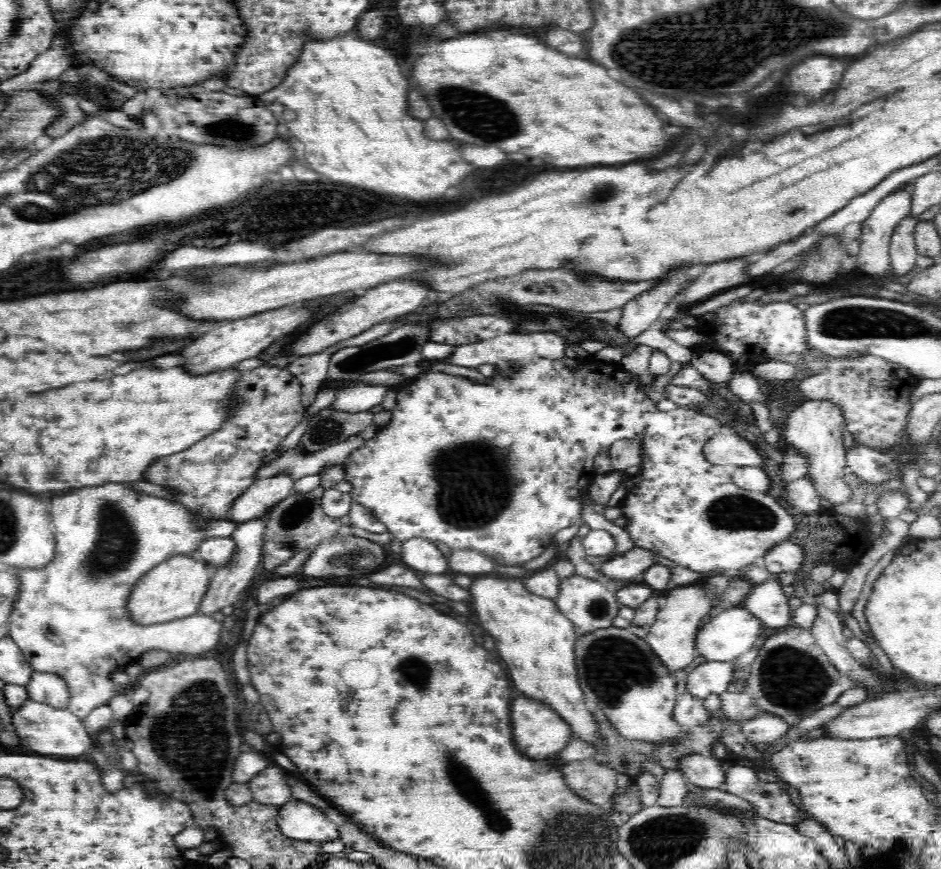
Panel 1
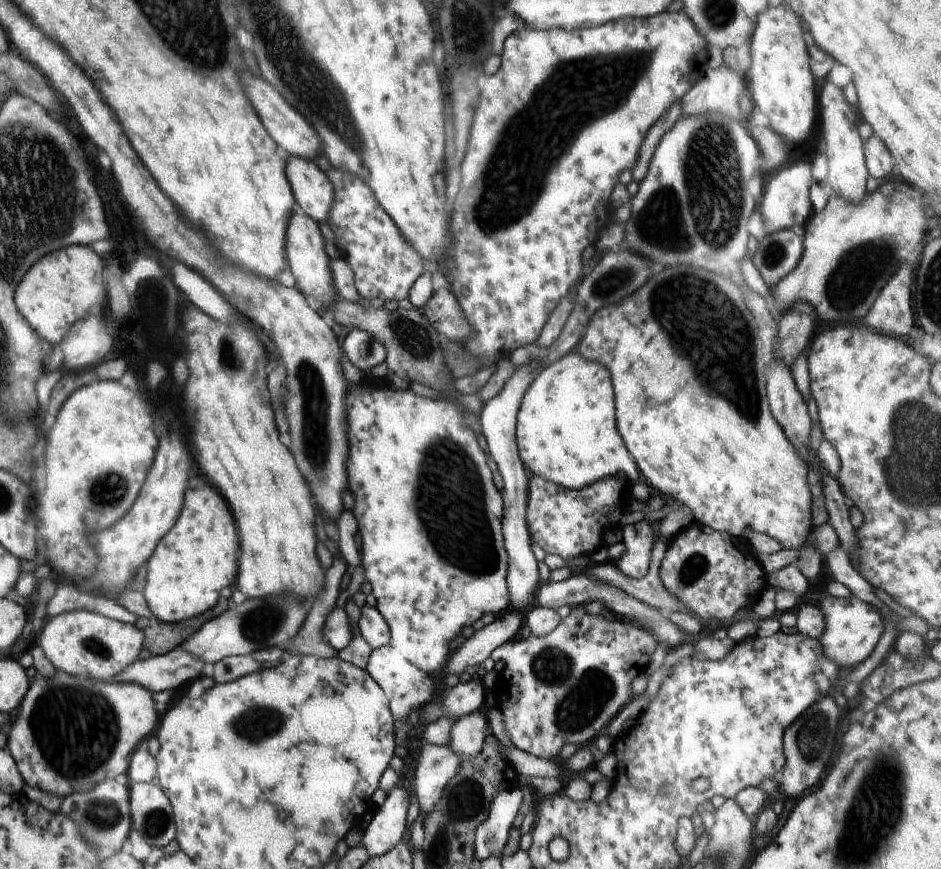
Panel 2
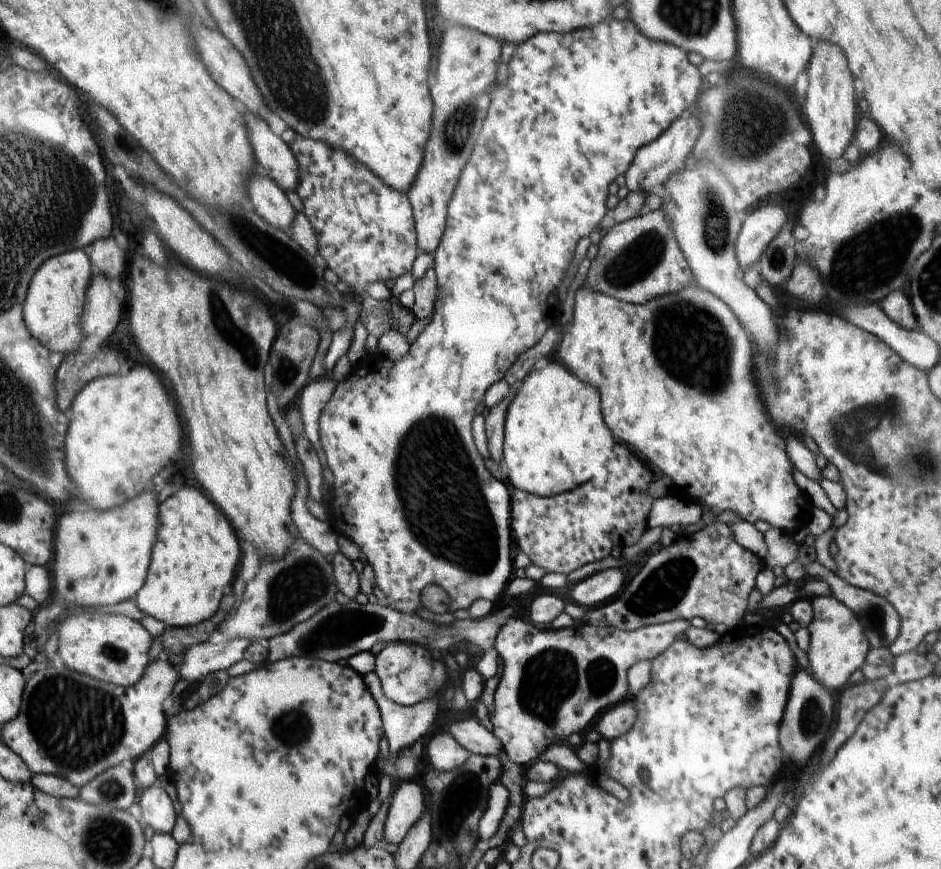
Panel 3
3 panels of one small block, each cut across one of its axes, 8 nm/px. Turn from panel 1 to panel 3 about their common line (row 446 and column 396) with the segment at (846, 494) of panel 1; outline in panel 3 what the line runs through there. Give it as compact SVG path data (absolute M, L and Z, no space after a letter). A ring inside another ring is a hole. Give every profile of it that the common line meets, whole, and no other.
M418 780L396 782L396 790L392 792L389 811L383 830L382 843L399 845L406 833L414 826L427 812L427 803L425 800L426 791Z

